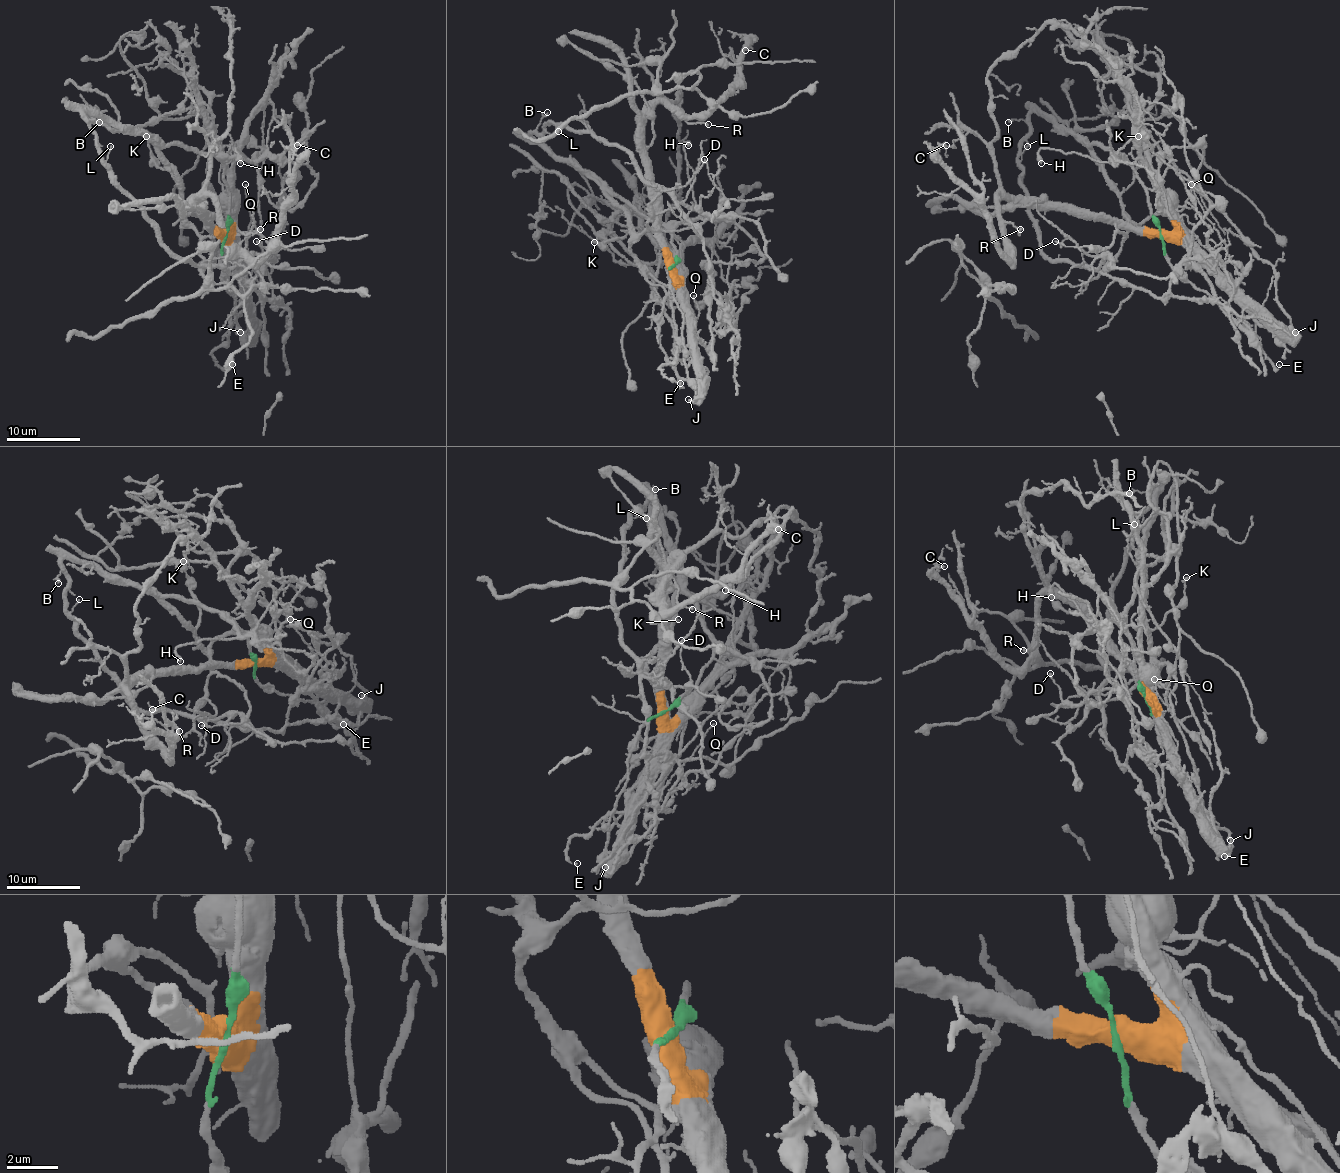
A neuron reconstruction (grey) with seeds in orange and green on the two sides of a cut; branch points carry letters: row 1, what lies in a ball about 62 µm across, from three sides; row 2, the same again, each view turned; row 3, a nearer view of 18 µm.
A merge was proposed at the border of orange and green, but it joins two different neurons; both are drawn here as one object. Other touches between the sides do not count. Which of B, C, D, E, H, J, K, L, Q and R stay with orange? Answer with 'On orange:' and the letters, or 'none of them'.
On orange: C, E, J, Q, R

